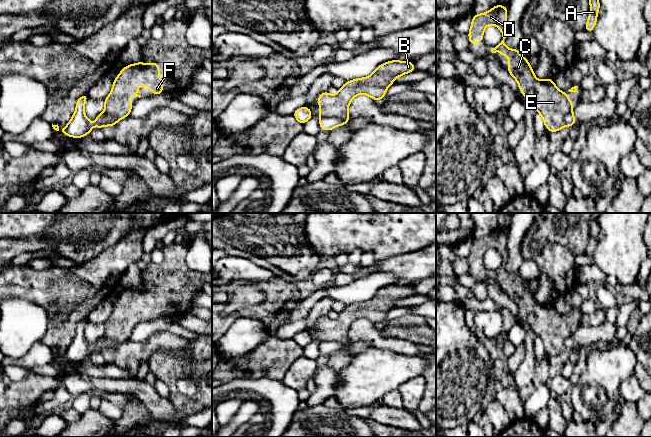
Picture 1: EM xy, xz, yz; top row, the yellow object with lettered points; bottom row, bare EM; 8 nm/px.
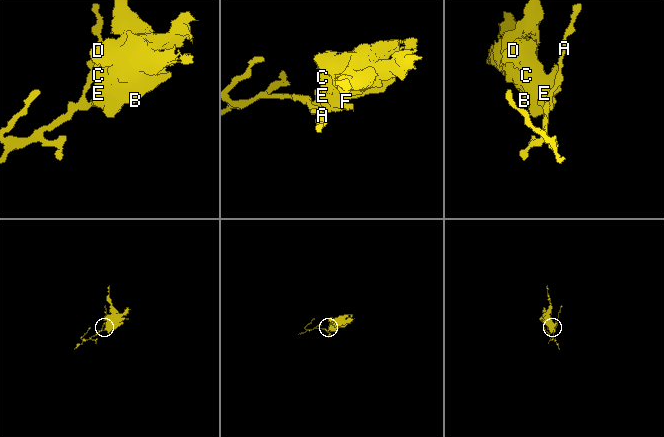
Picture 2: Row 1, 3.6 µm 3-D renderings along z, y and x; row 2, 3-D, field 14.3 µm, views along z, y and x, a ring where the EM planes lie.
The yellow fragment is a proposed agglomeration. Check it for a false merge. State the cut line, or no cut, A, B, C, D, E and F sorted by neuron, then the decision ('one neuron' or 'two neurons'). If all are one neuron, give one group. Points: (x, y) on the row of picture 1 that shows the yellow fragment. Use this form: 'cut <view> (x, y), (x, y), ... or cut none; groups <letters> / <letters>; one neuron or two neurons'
cut xy (104, 110), (117, 121); groups A / B C D E F; two neurons

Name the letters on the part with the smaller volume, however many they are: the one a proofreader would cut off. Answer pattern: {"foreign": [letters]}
{"foreign": ["A"]}

